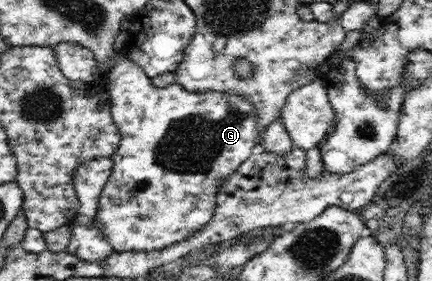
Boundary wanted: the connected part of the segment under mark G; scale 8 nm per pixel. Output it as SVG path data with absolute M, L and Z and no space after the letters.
M124 51L117 53L120 55L118 63L114 65L114 69L110 71L106 77L109 89L108 100L111 104L110 112L112 112L112 120L116 124L116 128L120 132L121 140L119 141L118 149L111 156L113 168L102 191L99 199L98 211L93 223L97 223L100 231L105 235L105 238L110 242L113 251L154 251L161 250L164 247L170 247L174 243L180 243L184 239L188 239L188 235L194 235L198 229L208 225L214 209L216 209L216 196L219 188L229 179L234 171L238 171L238 167L250 157L252 149L256 144L258 136L258 113L255 107L250 104L250 100L242 98L238 94L222 93L218 91L204 91L204 93L193 93L186 91L178 83L172 83L168 87L156 87L153 80L146 76L146 73L136 63L133 63Z

